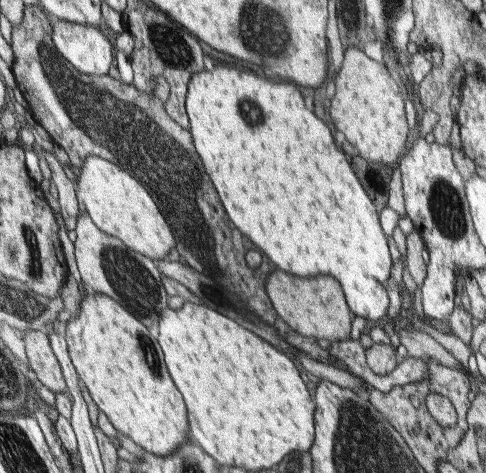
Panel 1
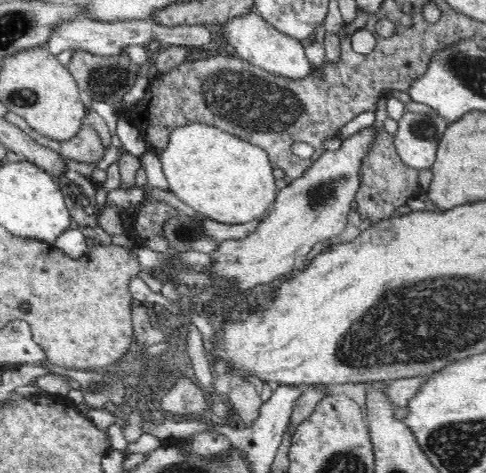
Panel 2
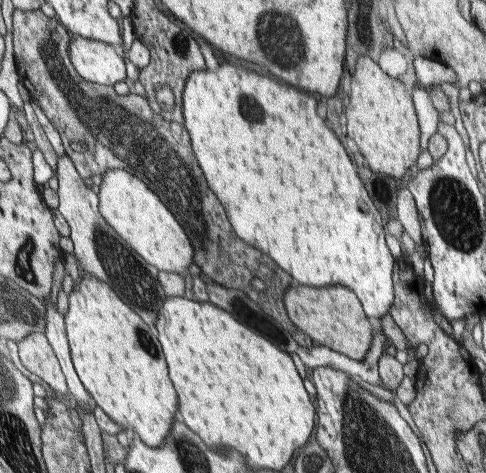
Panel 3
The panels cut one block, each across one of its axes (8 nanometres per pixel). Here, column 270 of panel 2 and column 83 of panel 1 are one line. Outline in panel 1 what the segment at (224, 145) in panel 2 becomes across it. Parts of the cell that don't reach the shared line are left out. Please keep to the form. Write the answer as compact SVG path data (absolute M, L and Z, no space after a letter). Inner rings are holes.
M89 156L83 166L79 166L81 174L77 176L77 202L81 210L87 210L93 224L113 236L119 238L133 252L141 252L149 260L163 260L171 248L177 246L169 222L165 222L161 210L153 204L153 194L129 172L111 164L109 160Z

